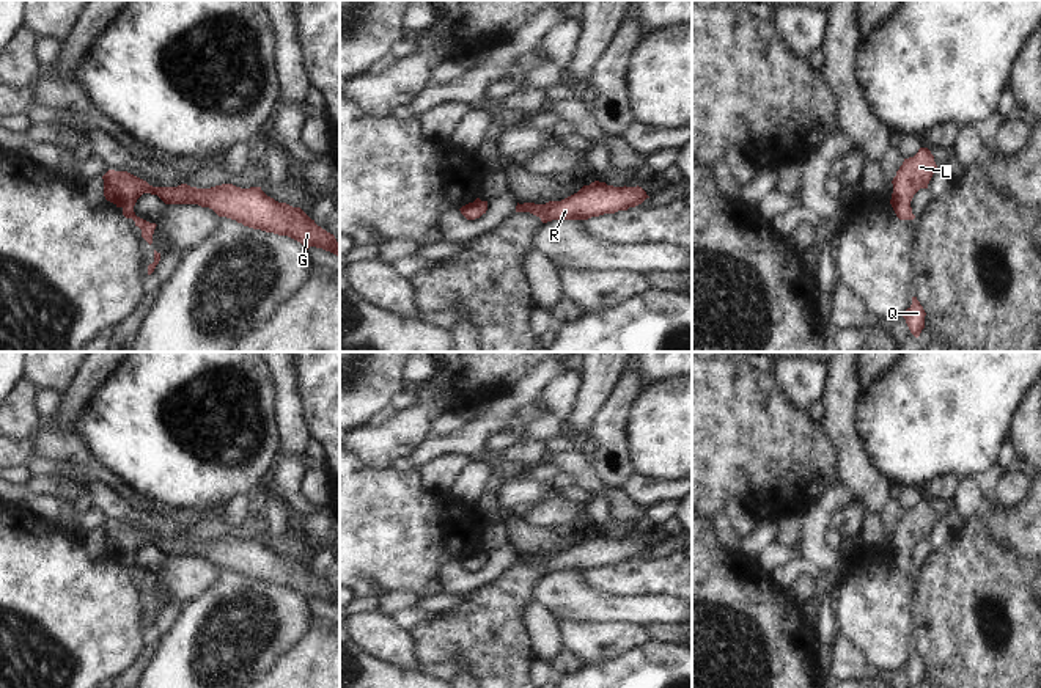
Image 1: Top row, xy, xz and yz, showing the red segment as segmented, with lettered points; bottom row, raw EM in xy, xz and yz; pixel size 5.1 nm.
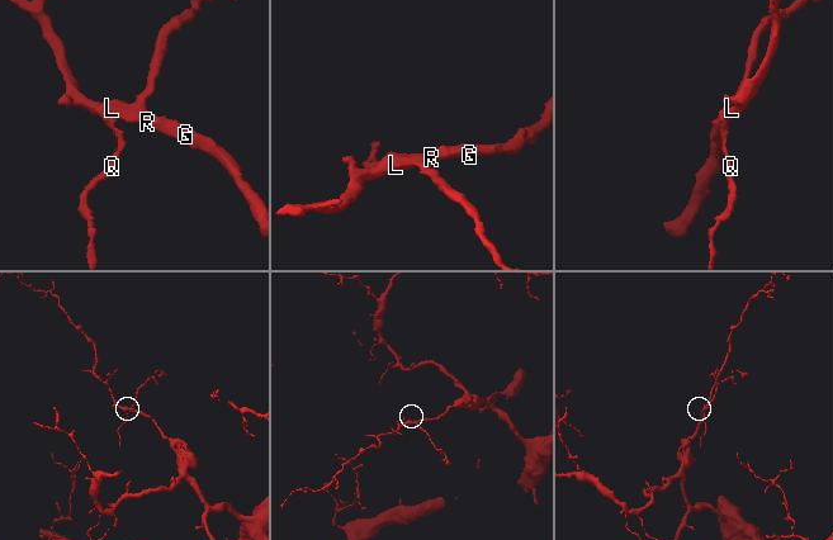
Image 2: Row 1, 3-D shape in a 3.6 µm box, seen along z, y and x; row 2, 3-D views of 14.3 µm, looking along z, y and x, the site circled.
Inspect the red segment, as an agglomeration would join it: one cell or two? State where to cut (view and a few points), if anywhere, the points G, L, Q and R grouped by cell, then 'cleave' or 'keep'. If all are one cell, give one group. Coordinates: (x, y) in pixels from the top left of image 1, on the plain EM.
no cut | G L Q R | keep

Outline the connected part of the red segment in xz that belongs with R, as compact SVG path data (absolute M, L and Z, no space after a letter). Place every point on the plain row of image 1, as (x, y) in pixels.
M594 532L583 537L577 545L546 556L524 554L516 558L516 564L530 564L541 570L543 575L552 572L588 572L604 565L627 562L642 556L646 543L642 539L613 539Z

